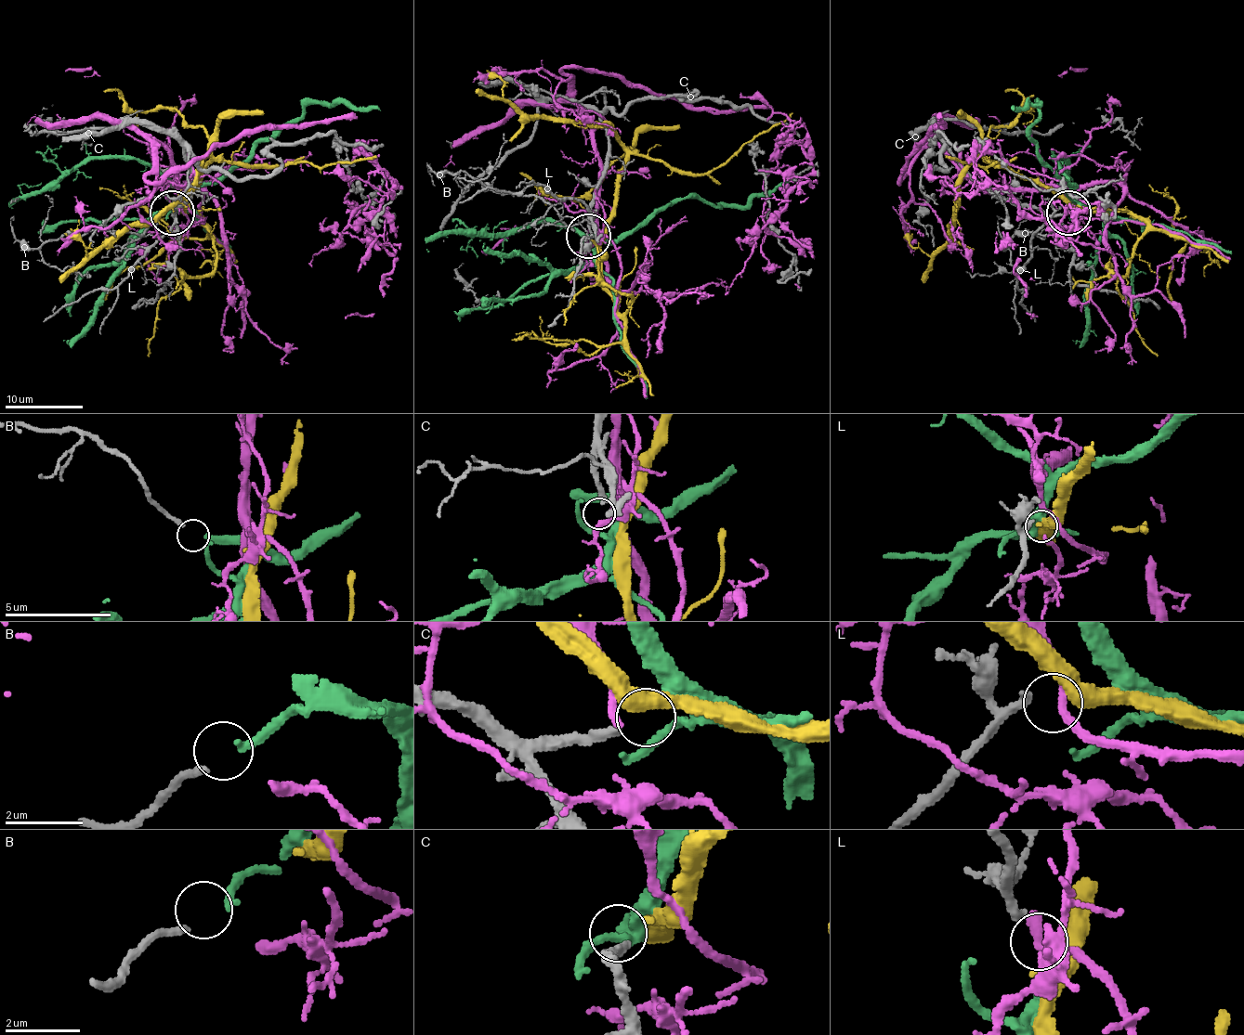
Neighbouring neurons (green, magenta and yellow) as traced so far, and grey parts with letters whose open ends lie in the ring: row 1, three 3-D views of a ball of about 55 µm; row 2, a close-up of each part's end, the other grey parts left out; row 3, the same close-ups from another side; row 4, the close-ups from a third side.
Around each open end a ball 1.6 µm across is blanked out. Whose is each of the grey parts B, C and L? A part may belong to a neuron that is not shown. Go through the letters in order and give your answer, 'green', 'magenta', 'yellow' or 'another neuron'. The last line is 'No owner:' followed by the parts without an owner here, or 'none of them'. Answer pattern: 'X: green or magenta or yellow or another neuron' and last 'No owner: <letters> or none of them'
B: green
C: another neuron
L: yellow
No owner: C

